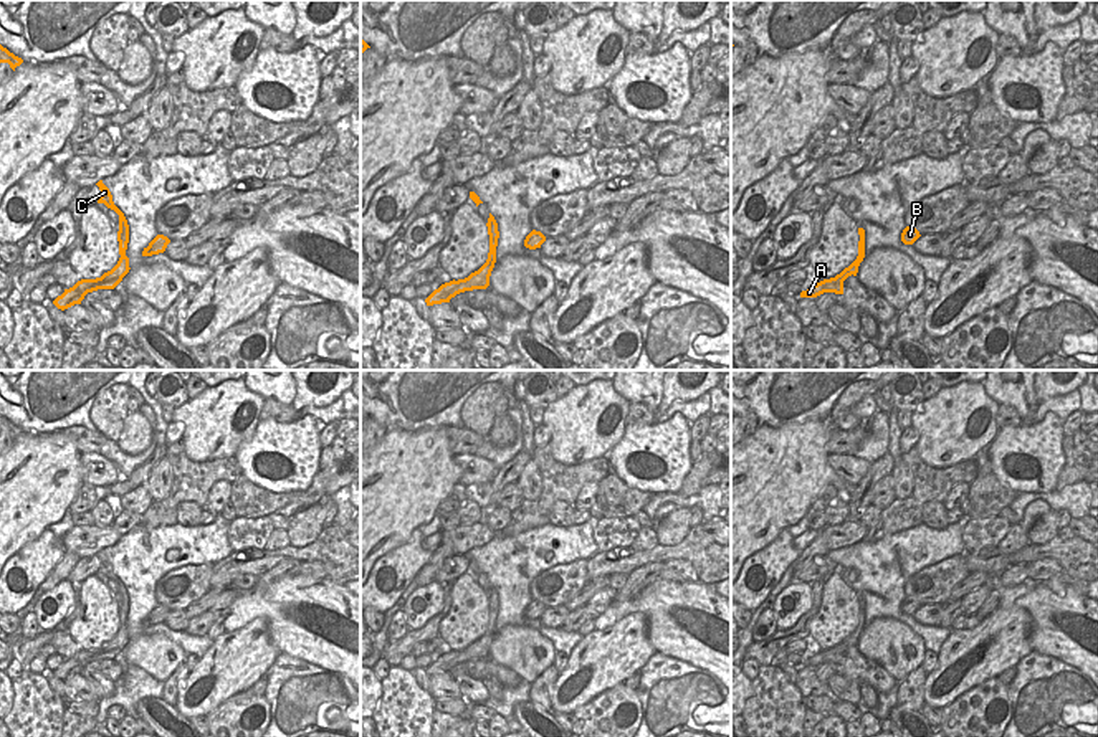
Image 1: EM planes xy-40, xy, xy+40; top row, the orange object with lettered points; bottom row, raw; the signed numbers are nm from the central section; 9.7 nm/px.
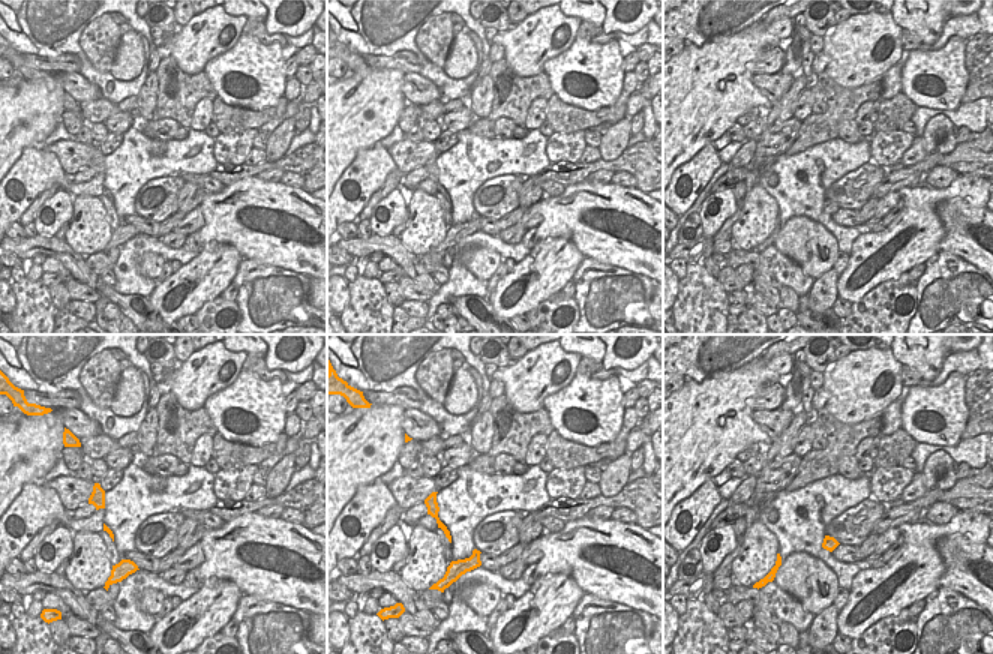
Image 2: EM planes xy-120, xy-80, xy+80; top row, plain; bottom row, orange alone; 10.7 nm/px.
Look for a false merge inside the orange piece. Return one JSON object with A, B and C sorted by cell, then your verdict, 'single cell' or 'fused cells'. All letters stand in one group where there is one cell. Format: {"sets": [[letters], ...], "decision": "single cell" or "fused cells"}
{"sets": [["A", "B"], ["C"]], "decision": "fused cells"}

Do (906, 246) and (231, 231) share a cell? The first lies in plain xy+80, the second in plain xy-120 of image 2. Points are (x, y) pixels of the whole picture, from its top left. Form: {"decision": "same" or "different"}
{"decision": "different"}

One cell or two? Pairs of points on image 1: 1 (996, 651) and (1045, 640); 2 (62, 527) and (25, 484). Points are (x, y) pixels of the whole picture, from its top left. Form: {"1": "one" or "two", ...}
{"1": "two", "2": "two"}

